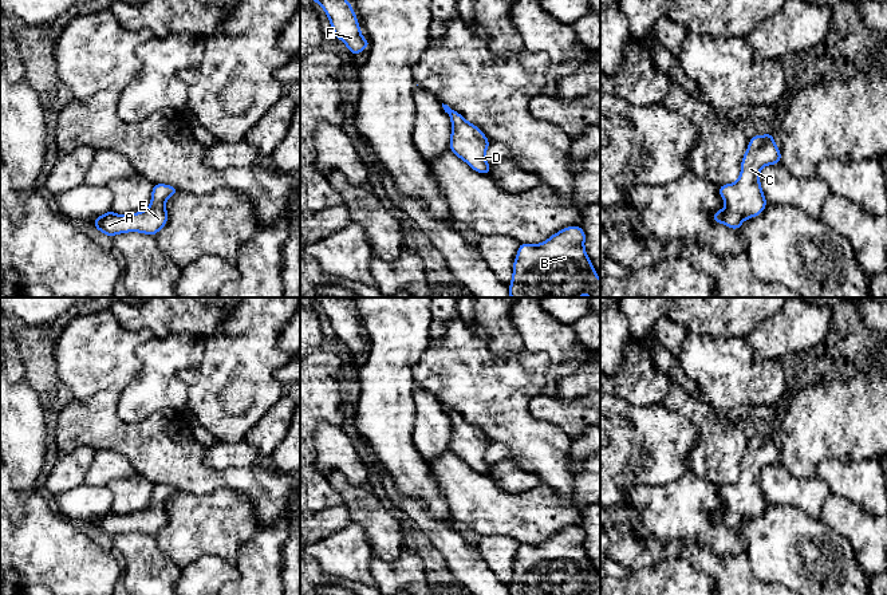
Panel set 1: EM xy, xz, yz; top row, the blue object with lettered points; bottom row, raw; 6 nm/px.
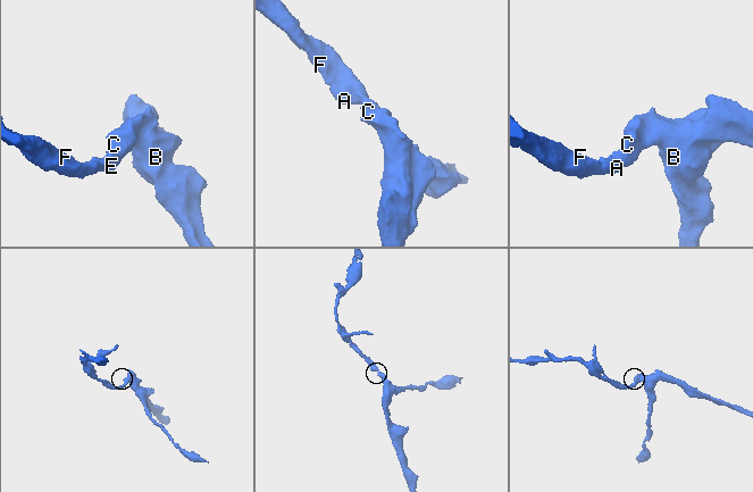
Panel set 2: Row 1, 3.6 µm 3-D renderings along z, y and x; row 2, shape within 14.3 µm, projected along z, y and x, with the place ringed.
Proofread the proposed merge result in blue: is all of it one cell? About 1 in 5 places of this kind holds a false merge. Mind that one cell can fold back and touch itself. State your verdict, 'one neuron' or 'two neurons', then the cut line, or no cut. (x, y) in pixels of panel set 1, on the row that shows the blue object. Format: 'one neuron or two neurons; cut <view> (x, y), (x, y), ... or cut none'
one neuron; cut none

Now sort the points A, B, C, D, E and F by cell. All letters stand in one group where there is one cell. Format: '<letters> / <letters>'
A B C D E F

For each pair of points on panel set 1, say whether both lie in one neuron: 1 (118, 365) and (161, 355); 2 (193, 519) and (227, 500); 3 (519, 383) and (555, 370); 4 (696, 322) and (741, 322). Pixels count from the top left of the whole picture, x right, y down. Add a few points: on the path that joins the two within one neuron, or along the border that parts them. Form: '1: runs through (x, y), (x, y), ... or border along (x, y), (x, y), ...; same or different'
1: border along (153, 335), (137, 347), (140, 371), (125, 387); different
2: runs through (201, 519), (208, 519), (219, 508); same
3: border along (525, 350), (543, 353), (548, 358), (548, 378); different
4: runs through (706, 322), (730, 322); same

